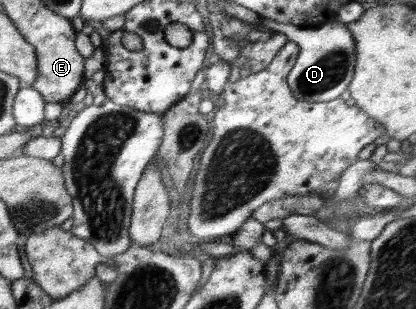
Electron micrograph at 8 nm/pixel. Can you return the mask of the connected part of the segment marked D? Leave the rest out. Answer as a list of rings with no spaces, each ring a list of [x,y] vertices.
[[[259,16],[261,25],[283,33],[290,41],[298,45],[298,56],[287,76],[287,83],[292,89],[294,98],[321,103],[334,100],[348,88],[356,66],[356,41],[346,23],[332,21],[324,25],[299,27]]]

